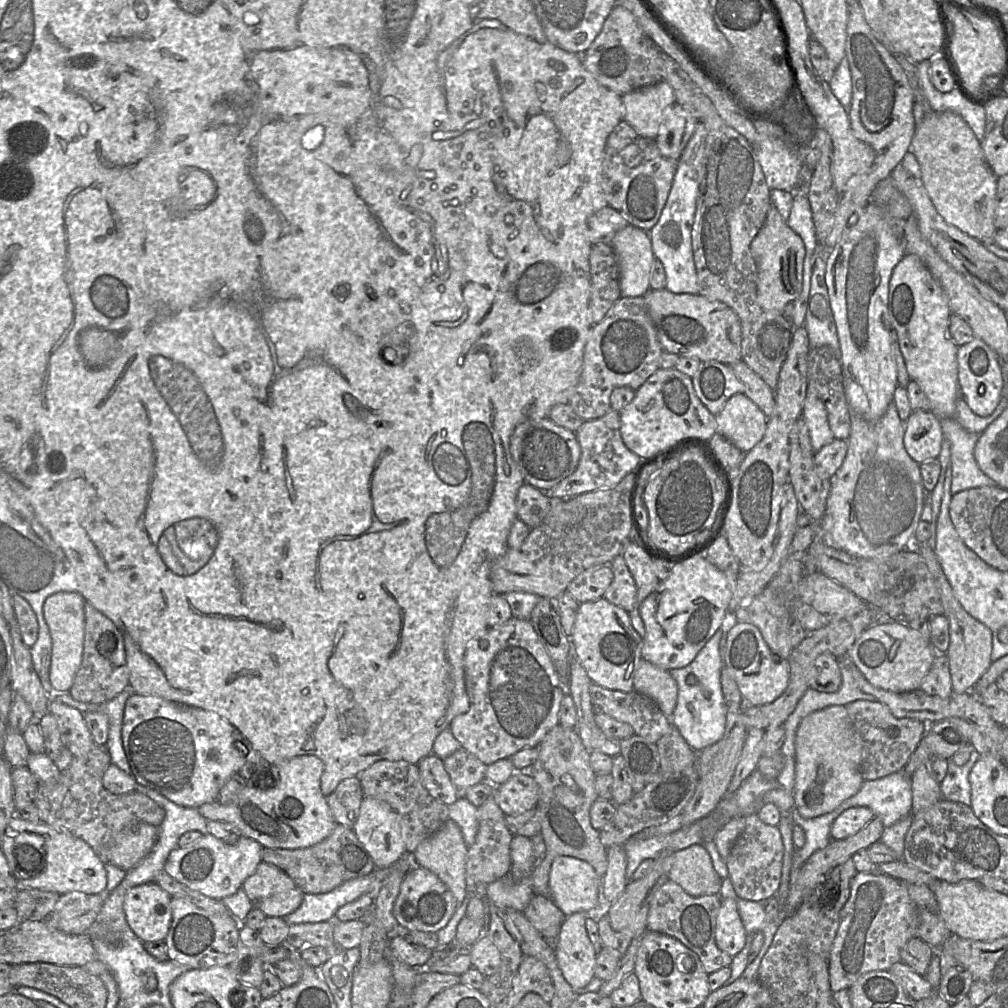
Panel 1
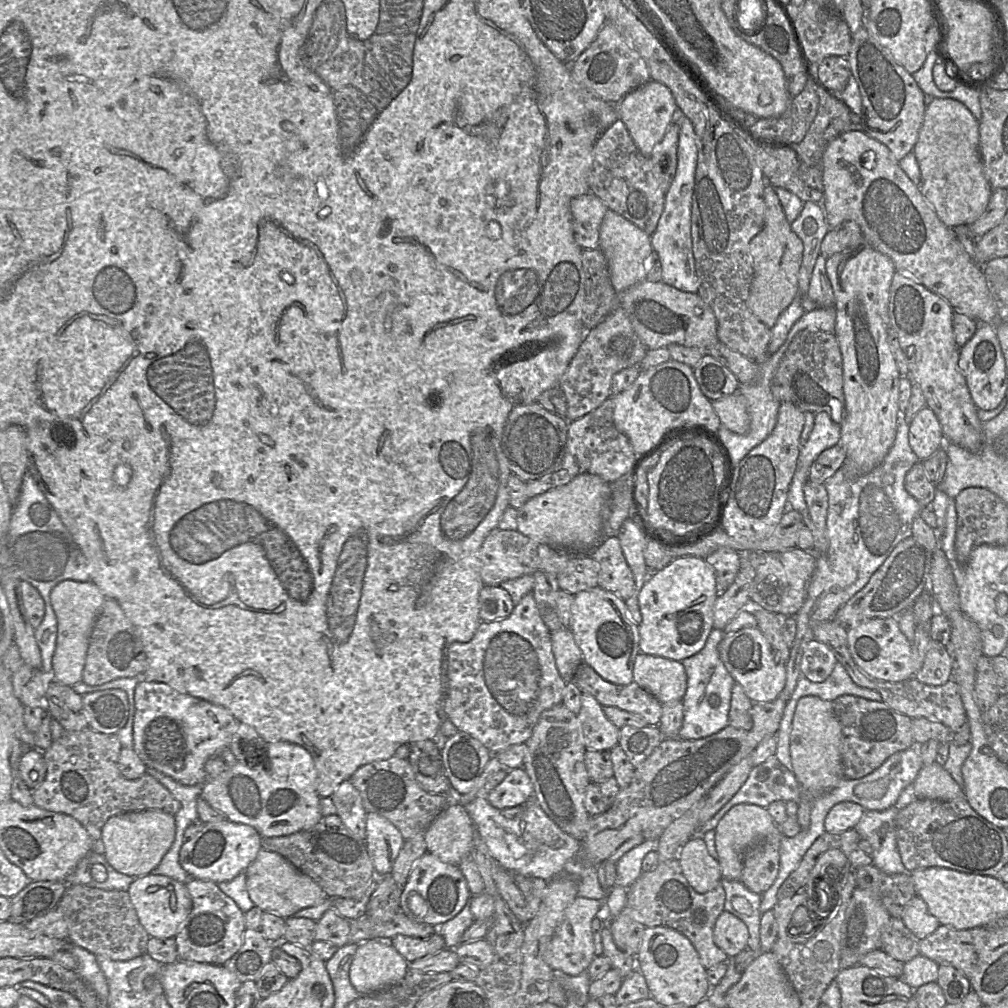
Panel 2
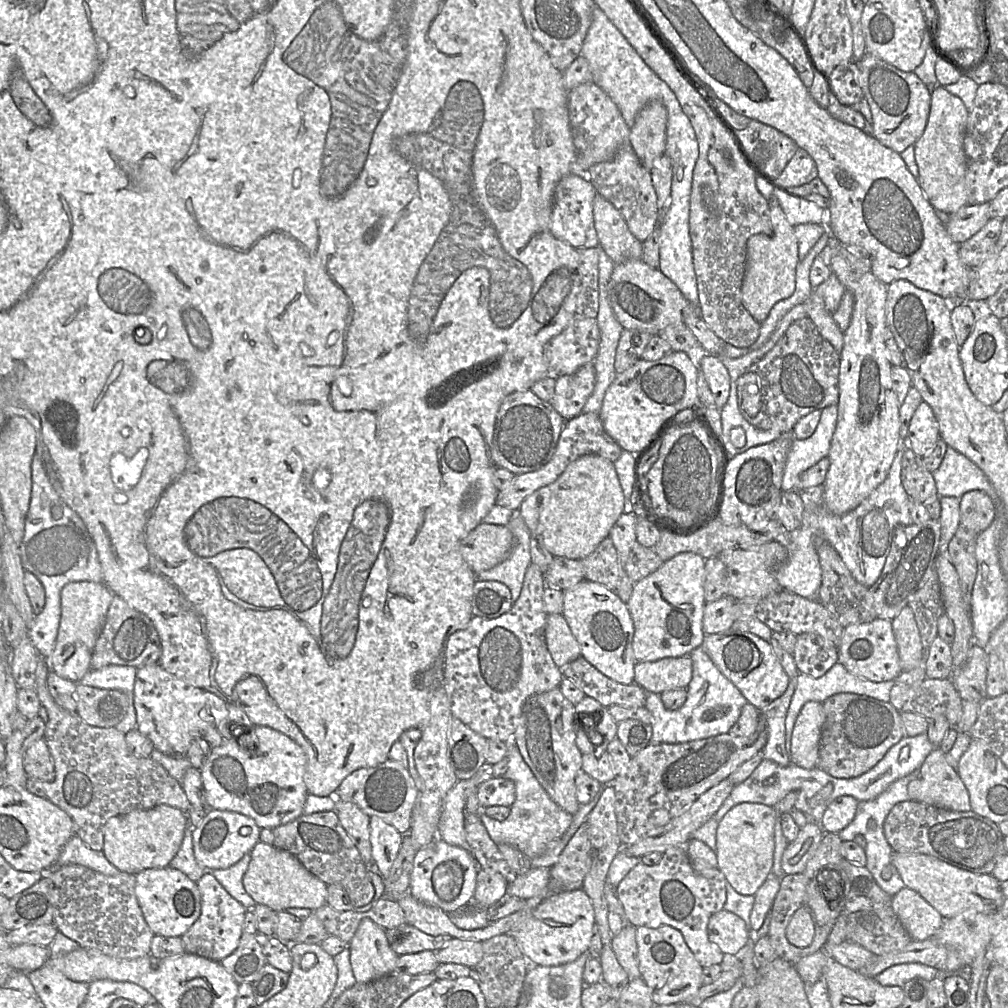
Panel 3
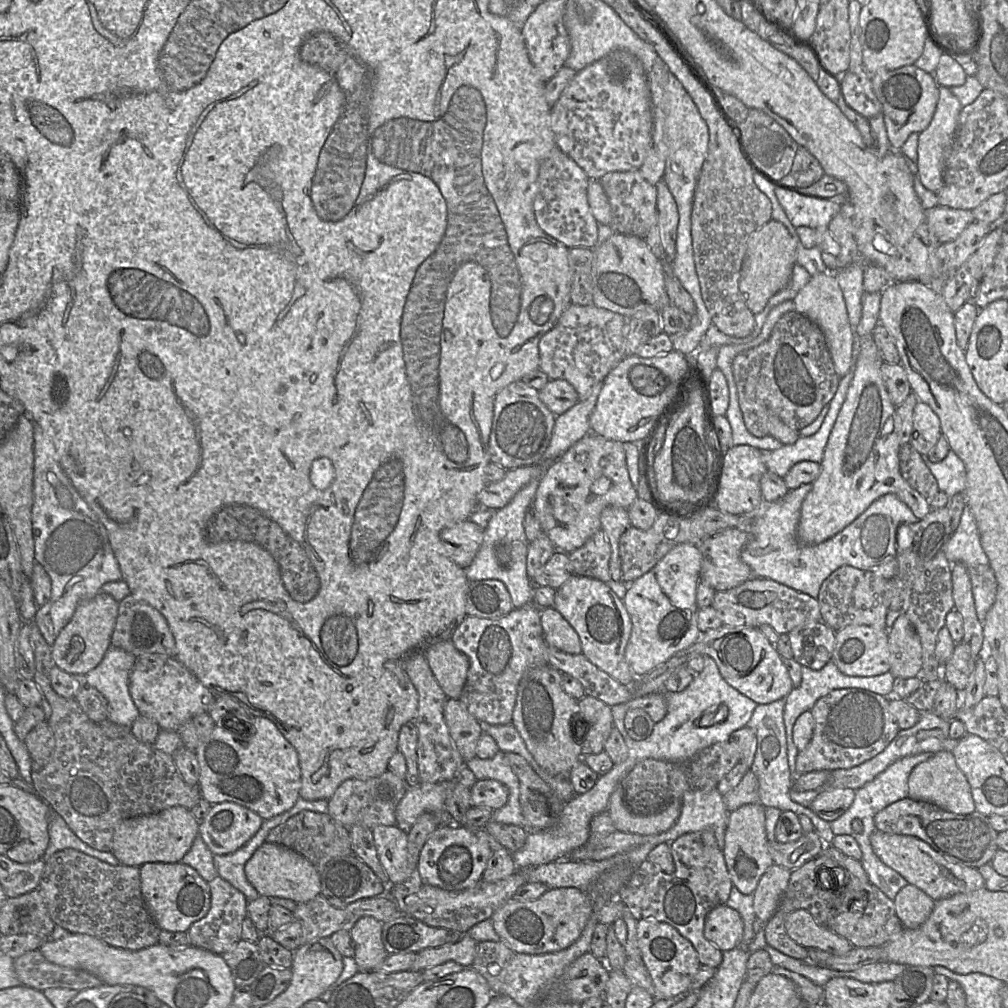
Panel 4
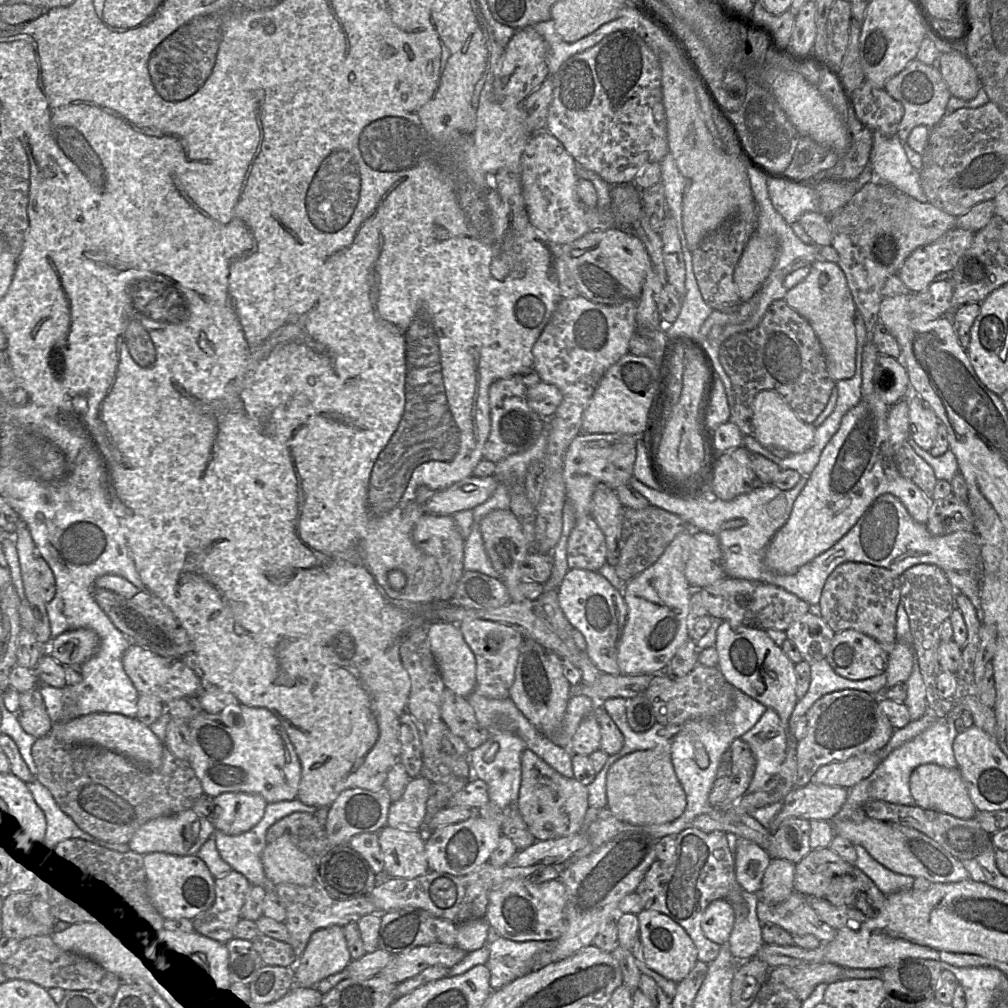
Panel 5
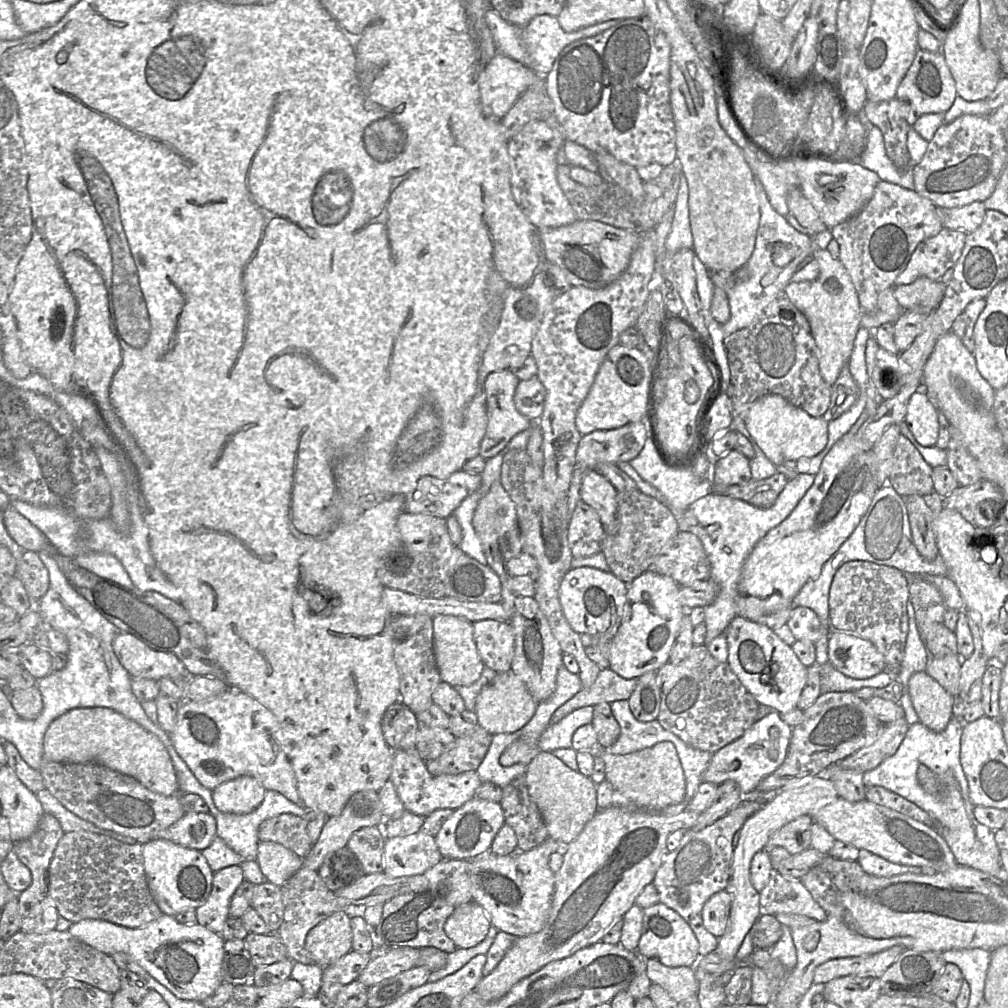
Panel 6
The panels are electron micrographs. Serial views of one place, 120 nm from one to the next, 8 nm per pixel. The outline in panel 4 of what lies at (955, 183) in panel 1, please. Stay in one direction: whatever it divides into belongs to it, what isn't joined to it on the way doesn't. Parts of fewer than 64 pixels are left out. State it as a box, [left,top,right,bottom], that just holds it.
[917,86,962,193]

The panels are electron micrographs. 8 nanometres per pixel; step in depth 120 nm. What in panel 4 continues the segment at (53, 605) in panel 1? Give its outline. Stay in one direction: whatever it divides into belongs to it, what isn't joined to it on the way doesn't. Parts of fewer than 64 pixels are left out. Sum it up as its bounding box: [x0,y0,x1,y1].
[51,591,118,675]

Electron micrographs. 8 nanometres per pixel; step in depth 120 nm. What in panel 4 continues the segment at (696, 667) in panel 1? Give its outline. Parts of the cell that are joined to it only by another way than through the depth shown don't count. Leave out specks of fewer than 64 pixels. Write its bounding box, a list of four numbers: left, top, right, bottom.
[611,656,758,765]

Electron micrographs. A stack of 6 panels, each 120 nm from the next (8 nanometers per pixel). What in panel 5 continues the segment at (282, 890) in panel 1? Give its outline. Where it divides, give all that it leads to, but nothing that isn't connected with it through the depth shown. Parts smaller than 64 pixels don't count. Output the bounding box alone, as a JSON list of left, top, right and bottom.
[261,838,318,886]

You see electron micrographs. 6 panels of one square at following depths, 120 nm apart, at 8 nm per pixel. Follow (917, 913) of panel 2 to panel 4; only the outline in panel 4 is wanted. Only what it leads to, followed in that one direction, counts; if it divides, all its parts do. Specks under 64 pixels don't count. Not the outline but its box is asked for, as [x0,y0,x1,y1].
[893,884,935,929]

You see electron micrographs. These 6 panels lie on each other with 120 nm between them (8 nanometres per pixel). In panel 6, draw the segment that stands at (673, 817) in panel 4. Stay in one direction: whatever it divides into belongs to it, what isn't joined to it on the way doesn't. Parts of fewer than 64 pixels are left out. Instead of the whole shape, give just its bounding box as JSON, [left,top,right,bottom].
[598,742,685,810]

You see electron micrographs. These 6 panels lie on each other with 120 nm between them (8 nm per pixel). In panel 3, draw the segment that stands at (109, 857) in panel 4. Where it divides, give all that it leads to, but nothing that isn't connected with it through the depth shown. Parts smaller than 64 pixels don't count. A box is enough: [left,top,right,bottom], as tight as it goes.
[51,834,122,876]

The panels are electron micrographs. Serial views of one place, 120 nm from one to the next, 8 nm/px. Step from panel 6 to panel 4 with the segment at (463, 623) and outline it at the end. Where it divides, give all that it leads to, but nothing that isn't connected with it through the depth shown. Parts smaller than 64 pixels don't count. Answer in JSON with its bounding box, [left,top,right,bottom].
[425,639,469,699]

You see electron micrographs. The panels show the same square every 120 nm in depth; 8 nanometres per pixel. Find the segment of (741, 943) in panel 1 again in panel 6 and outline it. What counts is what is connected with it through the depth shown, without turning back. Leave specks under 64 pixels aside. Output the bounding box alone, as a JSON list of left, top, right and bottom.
[702,890,731,938]

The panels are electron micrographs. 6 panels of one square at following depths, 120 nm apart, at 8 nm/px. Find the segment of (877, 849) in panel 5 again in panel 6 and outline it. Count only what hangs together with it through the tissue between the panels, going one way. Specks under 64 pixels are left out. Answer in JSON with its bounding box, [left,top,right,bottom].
[811,797,957,872]

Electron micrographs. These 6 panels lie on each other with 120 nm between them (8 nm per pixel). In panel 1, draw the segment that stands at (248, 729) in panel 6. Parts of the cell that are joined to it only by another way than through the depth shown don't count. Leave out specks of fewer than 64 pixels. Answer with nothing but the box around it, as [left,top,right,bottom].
[199,755,336,848]

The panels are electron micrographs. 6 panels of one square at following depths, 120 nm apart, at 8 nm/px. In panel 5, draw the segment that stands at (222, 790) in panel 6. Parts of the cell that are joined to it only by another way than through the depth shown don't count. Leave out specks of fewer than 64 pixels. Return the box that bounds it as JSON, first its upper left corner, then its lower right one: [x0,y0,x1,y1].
[210,792,266,835]

